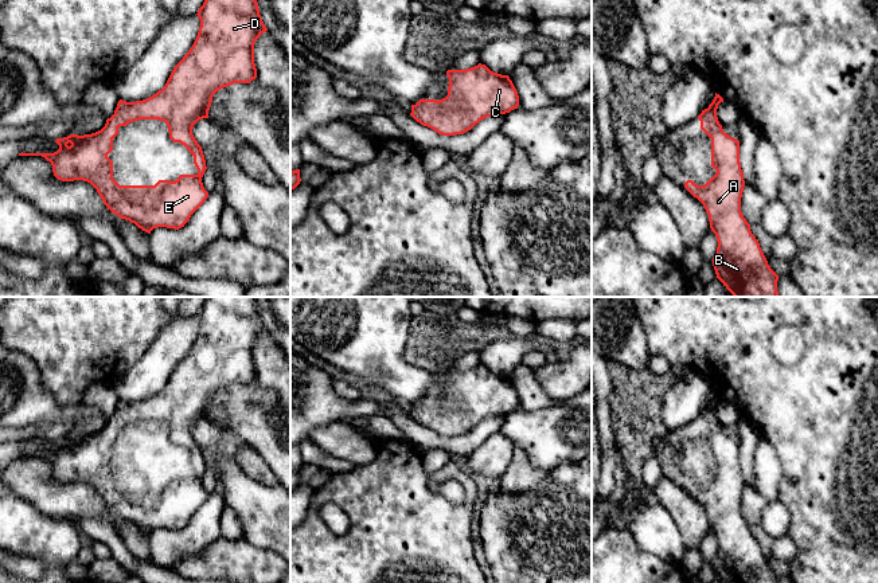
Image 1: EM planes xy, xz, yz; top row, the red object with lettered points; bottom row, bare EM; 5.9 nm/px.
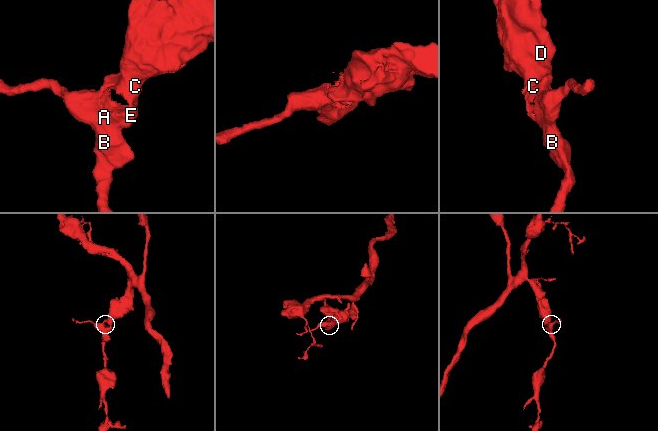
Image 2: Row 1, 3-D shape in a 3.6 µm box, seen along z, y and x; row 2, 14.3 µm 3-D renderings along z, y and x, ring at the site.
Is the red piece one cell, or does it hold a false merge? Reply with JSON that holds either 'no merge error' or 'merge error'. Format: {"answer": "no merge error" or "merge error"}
{"answer": "no merge error"}

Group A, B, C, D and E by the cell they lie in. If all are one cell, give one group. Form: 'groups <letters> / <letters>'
groups A B C D E

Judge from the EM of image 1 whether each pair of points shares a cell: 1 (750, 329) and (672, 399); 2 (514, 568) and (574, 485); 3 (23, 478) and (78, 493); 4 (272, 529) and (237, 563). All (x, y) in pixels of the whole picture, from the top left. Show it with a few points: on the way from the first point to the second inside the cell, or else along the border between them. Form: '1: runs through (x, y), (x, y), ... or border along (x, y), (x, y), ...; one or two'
1: border along (691, 368), (701, 374), (713, 388); two
2: runs through (522, 548), (565, 505); one
3: runs through (36, 484), (46, 493), (65, 493); one
4: border along (244, 537), (258, 547), (276, 552); two

